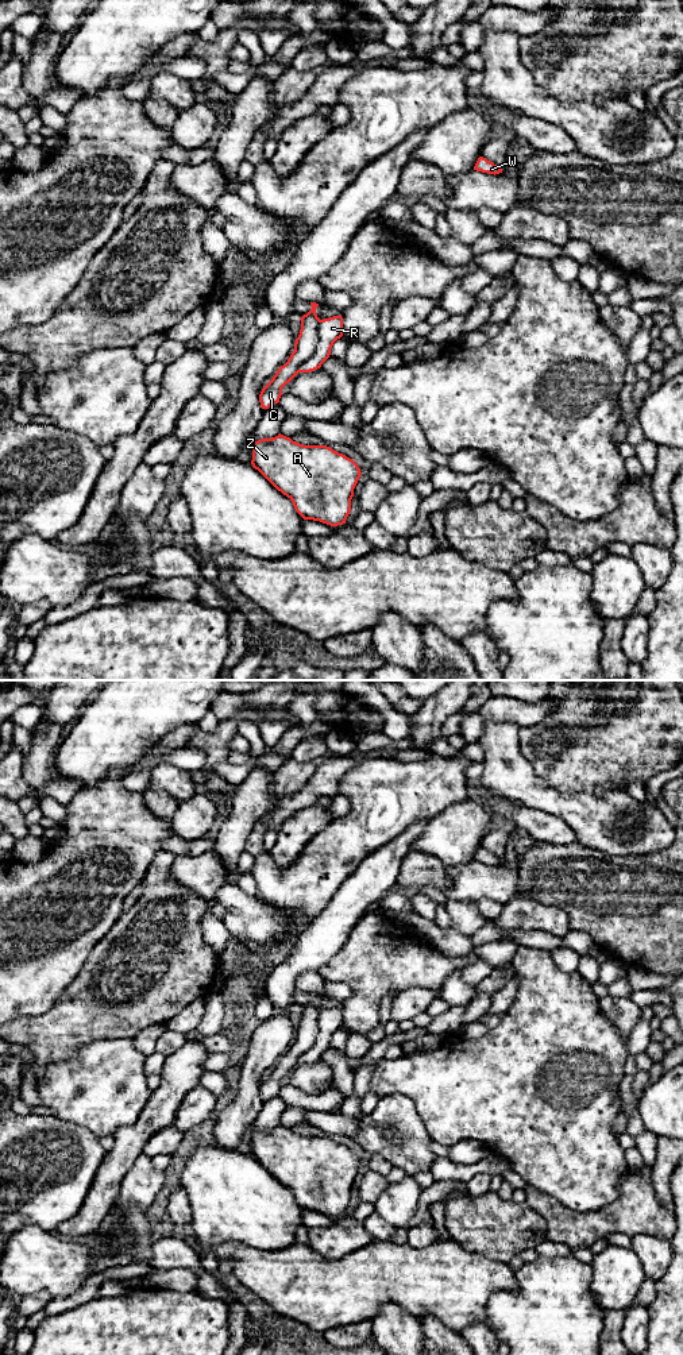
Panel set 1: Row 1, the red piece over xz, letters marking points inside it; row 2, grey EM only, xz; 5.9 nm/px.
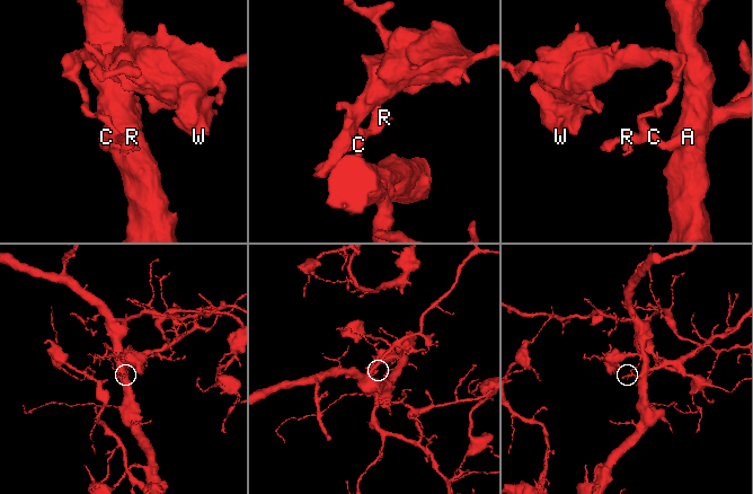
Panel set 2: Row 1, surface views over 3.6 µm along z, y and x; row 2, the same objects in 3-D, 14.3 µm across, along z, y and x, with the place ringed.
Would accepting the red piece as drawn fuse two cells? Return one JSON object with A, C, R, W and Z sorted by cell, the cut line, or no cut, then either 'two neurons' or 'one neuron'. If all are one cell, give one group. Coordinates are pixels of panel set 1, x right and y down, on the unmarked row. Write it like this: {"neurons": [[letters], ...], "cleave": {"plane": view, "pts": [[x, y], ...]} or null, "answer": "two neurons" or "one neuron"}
{"neurons": [["A", "C", "Z"], ["R", "W"]], "cleave": {"plane": "xz", "pts": [[320, 1011], [316, 1041], [300, 1056], [297, 1062]]}, "answer": "two neurons"}

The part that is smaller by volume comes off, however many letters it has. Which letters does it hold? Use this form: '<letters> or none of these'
R, W

